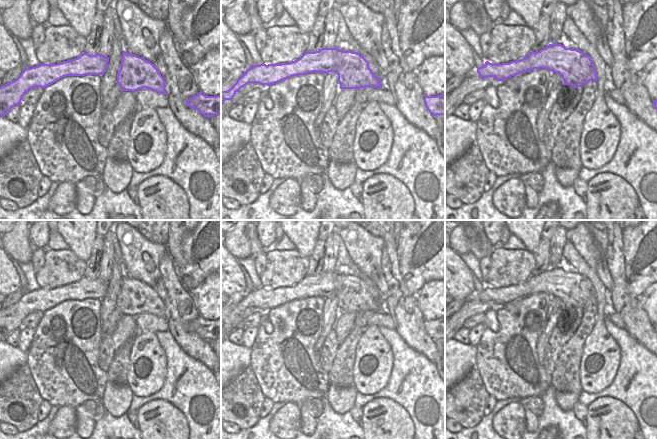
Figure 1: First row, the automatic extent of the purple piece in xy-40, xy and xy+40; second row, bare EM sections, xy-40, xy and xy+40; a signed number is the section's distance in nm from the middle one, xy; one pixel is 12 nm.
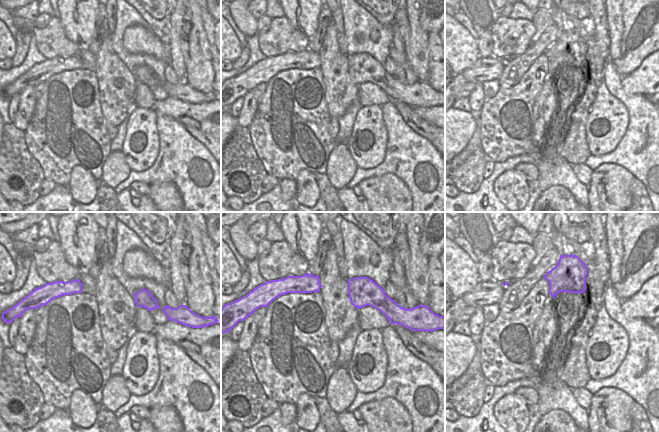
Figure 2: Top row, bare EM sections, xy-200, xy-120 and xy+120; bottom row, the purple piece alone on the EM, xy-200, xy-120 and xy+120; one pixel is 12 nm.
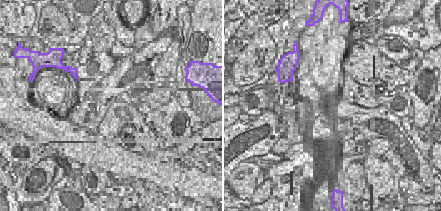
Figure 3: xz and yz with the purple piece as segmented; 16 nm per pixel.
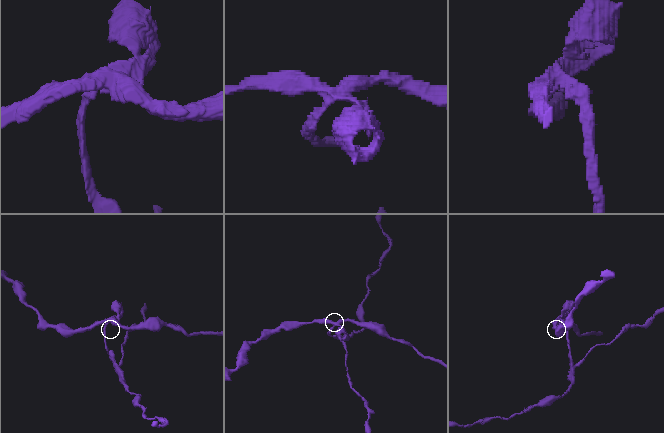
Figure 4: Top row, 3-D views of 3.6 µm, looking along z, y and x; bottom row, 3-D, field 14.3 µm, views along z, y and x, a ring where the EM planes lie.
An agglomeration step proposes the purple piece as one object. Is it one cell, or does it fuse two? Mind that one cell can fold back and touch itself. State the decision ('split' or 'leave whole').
split

